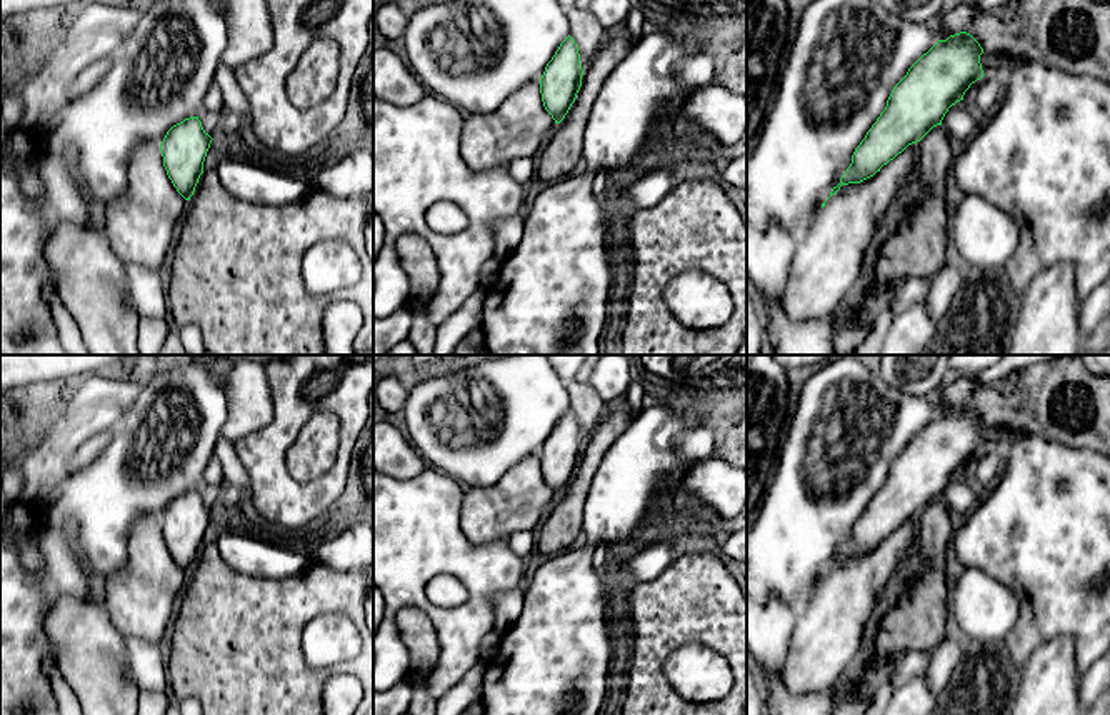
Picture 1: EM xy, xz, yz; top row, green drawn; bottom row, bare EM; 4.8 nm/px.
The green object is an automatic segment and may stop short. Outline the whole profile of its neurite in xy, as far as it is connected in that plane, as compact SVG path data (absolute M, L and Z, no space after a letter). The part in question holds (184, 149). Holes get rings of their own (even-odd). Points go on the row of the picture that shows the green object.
M190 117L160 145L135 148L125 192L100 213L107 242L125 265L162 272L212 140L198 117Z

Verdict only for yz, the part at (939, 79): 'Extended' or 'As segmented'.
Extended

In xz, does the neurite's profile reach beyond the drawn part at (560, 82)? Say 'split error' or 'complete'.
split error

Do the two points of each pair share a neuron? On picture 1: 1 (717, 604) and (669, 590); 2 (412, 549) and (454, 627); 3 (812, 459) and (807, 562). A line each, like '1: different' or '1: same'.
1: same
2: same
3: same

